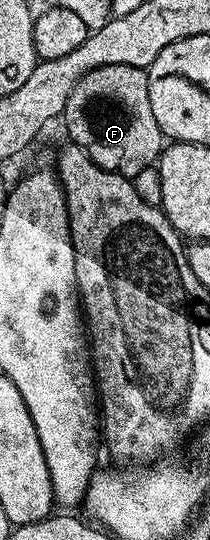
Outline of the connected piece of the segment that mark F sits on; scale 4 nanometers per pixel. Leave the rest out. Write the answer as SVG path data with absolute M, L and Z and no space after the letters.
M100 66L84 74L84 78L72 86L72 94L68 94L68 102L61 114L61 119L66 120L69 139L79 144L96 166L109 172L119 172L127 178L140 174L140 170L145 168L155 167L164 151L164 137L156 117L152 115L152 102L148 102L146 73L147 69L136 66Z

